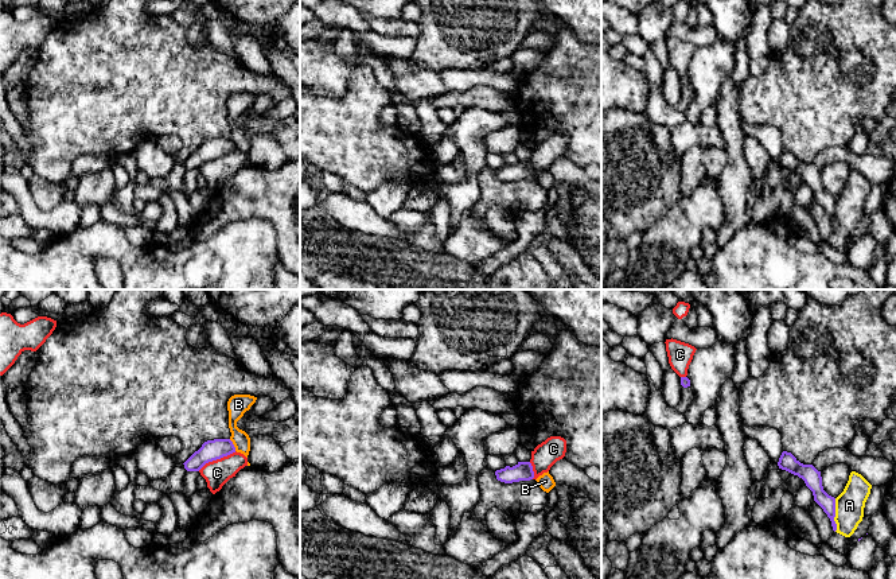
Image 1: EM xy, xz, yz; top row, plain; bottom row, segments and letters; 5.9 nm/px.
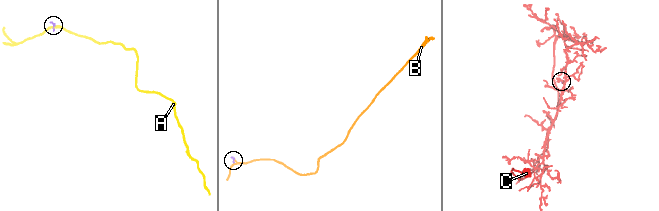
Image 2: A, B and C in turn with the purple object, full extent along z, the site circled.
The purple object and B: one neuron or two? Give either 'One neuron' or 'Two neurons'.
Two neurons

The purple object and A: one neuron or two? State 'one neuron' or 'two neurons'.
two neurons

